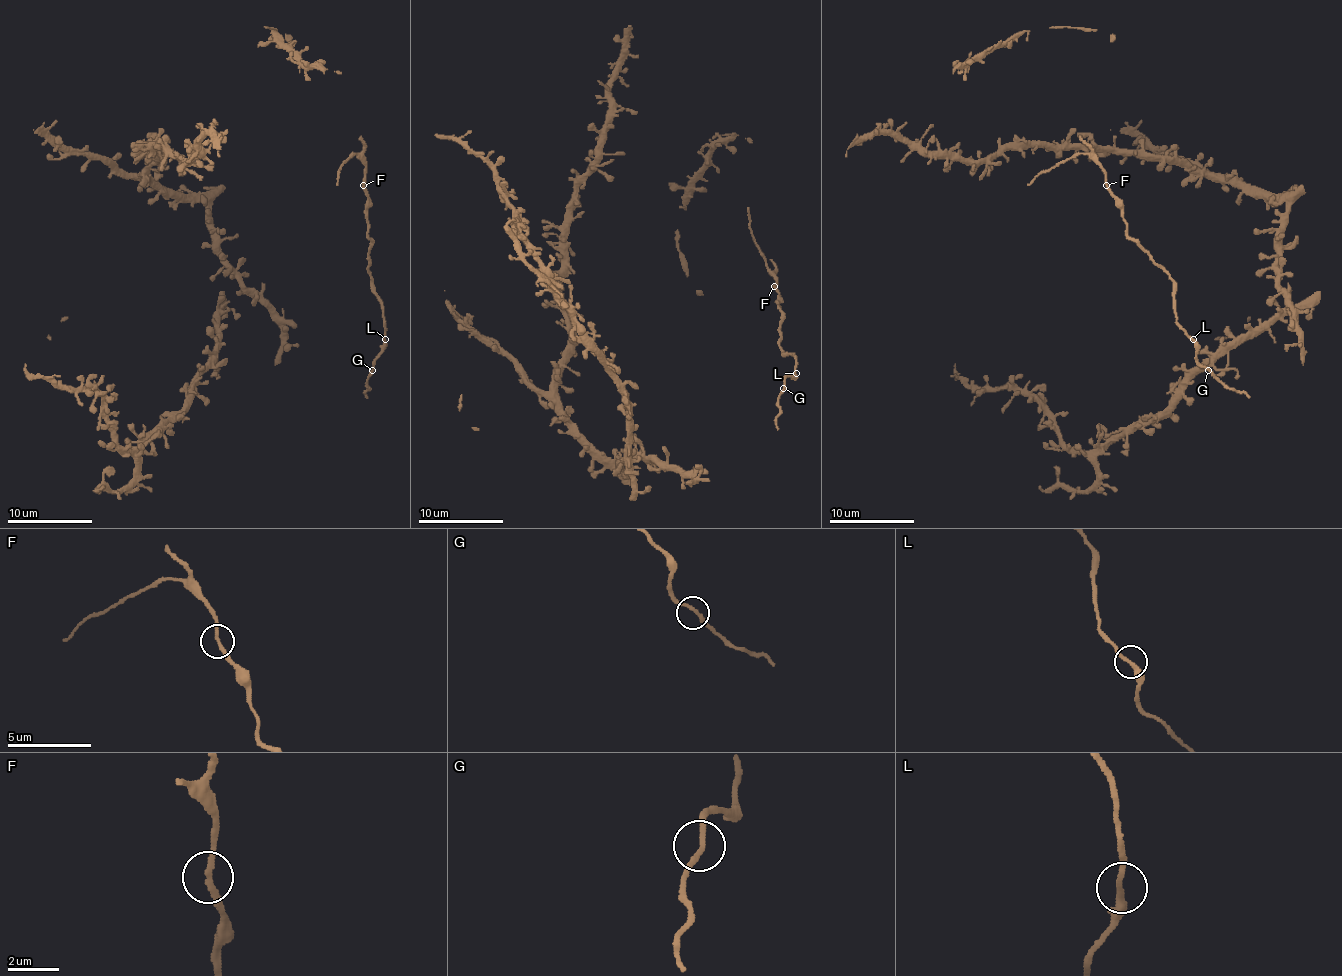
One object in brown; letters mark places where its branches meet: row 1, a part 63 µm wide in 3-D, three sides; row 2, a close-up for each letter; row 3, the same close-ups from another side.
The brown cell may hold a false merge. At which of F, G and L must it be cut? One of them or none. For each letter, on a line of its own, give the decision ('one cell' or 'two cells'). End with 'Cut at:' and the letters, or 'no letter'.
F: one cell
G: one cell
L: one cell
Cut at: no letter

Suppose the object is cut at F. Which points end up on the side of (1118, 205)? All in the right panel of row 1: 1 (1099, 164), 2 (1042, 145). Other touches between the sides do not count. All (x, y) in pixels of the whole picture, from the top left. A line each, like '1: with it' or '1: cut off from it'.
1: cut off from it
2: with it

